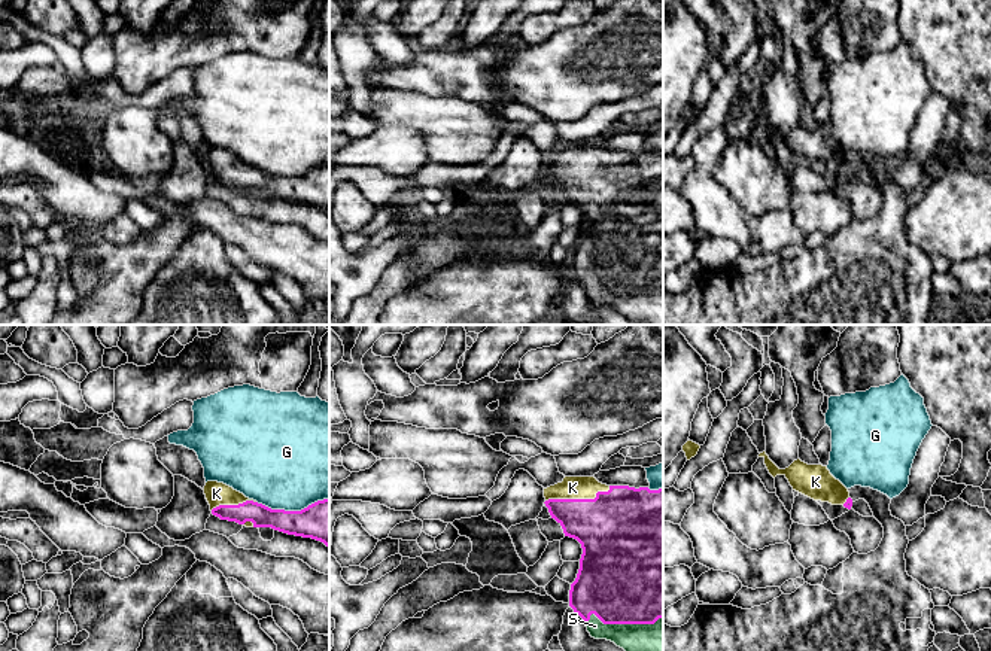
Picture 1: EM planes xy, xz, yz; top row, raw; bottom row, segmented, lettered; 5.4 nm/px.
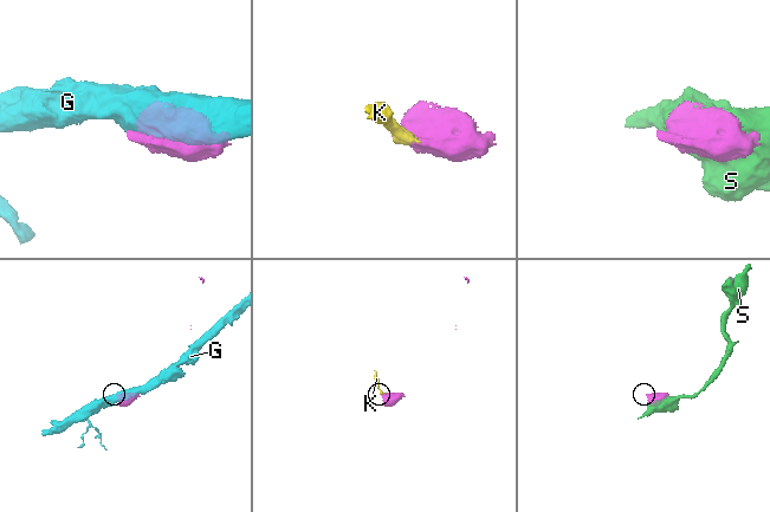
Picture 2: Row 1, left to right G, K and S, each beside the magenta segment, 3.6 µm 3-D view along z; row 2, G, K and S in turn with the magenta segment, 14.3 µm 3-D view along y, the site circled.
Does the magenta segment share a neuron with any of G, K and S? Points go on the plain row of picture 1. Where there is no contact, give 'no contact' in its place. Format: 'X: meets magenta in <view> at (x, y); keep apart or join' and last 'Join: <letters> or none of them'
G: meets magenta in xy at (292, 178); keep apart
K: meets magenta in xz at (578, 166); join
S: meets magenta in xz at (622, 289); join
Join: K, S

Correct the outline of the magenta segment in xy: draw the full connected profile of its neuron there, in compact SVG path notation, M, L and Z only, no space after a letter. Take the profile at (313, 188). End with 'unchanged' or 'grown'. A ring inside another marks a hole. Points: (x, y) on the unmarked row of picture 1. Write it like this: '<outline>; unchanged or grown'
M207 147L203 156L212 180L221 186L246 194L271 194L329 213L329 165L317 167L301 177L285 177L258 170L224 149Z; grown

